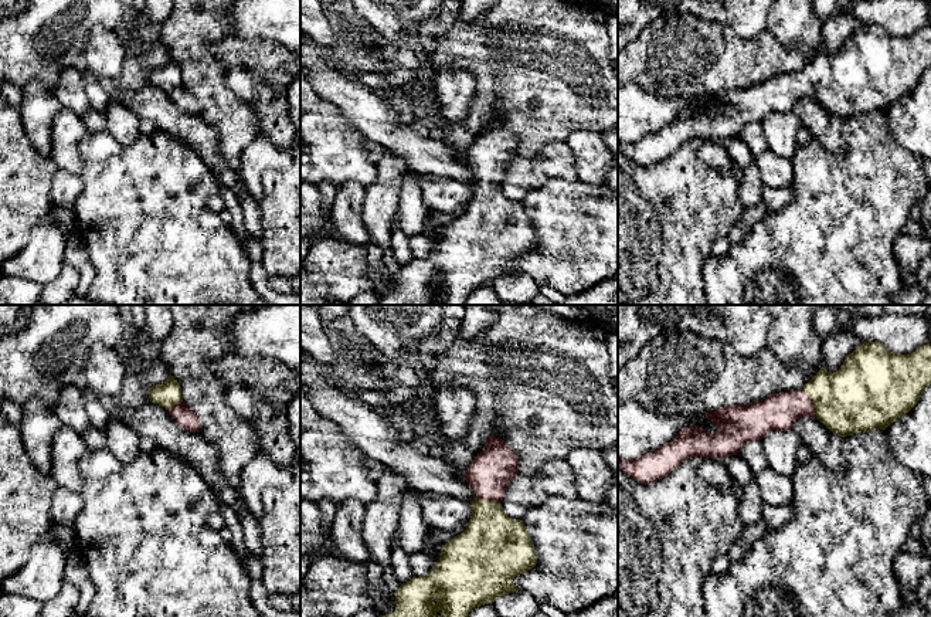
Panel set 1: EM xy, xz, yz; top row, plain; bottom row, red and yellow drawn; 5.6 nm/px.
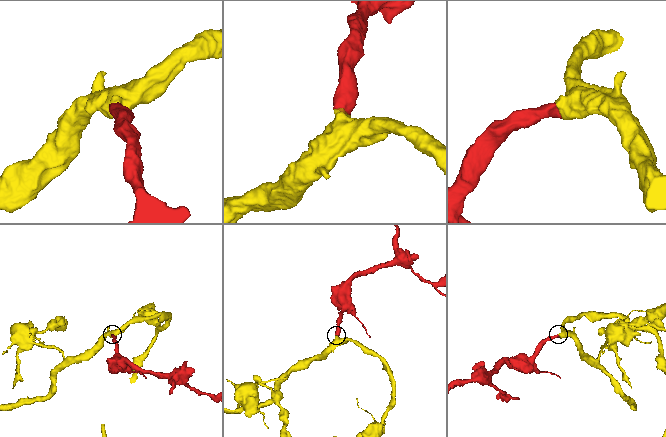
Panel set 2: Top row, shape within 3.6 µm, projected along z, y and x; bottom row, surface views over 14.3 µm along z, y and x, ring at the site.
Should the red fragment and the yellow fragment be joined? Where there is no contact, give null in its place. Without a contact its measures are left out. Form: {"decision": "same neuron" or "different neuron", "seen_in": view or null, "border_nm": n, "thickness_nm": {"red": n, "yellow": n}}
{"decision": "same neuron", "seen_in": "yz", "border_nm": 180, "thickness_nm": {"red": 200, "yellow": 380}}

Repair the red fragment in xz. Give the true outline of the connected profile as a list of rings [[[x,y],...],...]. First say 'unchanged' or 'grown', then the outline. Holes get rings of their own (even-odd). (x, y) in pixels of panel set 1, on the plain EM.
grown; [[[493,118],[486,122],[483,132],[469,146],[465,162],[475,176],[470,184],[472,199],[466,211],[448,226],[442,227],[441,240],[424,260],[412,260],[402,265],[395,275],[395,294],[380,298],[376,305],[466,305],[469,295],[482,287],[492,287],[497,279],[519,274],[512,265],[516,258],[531,252],[536,245],[536,233],[524,206],[509,200],[503,190],[504,172],[519,156],[519,143],[510,128]]]

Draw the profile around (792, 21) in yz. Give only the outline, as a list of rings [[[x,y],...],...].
[[[769,0],[767,30],[785,47],[799,44],[811,61],[823,50],[823,21],[813,11],[813,0]]]

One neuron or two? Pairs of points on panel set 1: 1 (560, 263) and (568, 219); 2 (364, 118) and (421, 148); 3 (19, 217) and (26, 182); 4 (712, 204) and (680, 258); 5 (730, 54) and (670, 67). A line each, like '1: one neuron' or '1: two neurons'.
1: one neuron
2: one neuron
3: one neuron
4: one neuron
5: one neuron

